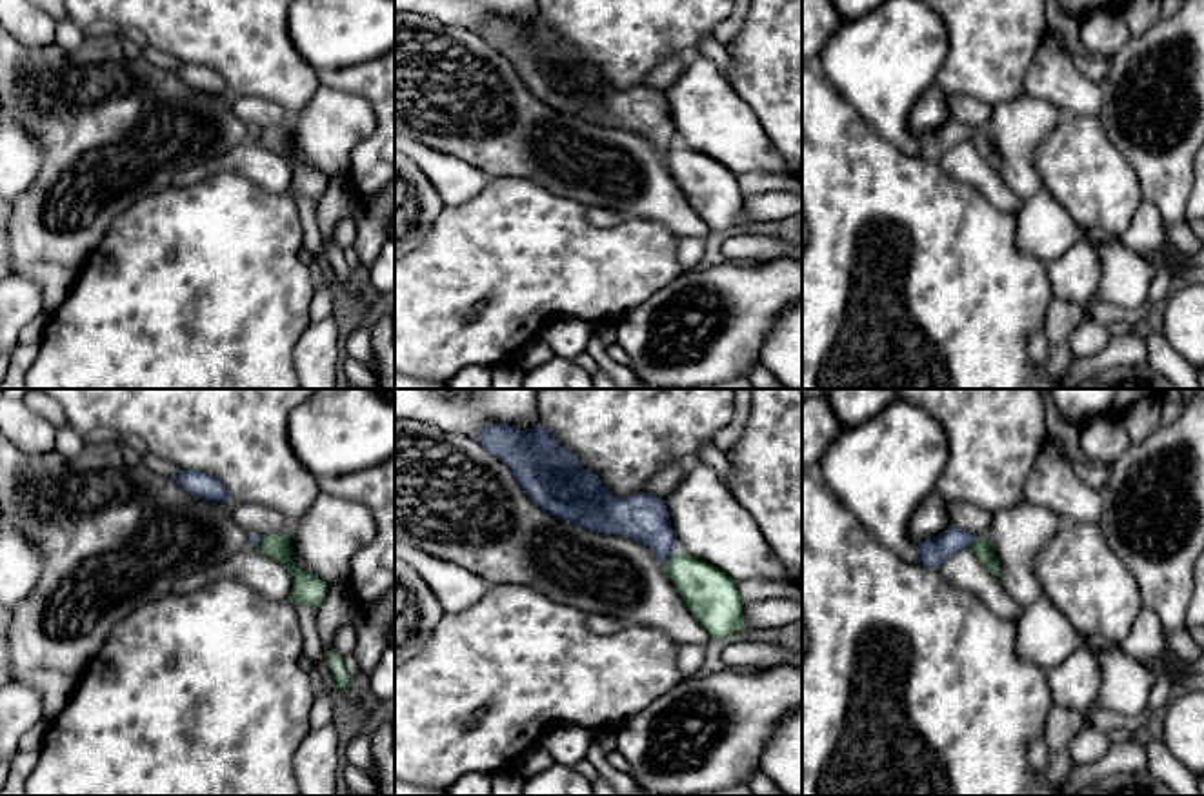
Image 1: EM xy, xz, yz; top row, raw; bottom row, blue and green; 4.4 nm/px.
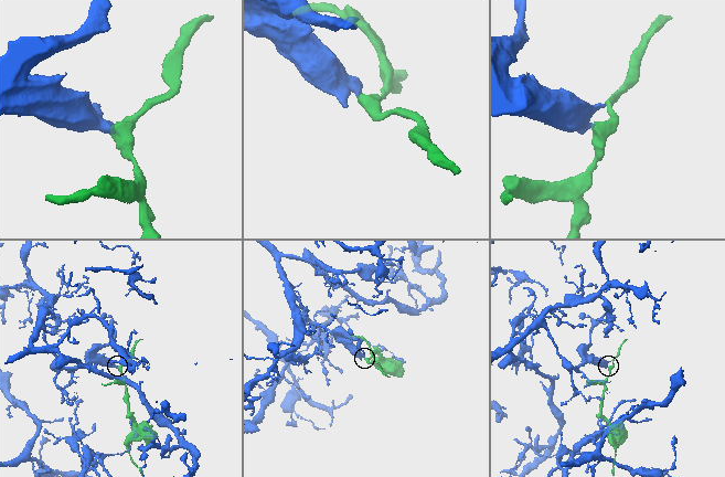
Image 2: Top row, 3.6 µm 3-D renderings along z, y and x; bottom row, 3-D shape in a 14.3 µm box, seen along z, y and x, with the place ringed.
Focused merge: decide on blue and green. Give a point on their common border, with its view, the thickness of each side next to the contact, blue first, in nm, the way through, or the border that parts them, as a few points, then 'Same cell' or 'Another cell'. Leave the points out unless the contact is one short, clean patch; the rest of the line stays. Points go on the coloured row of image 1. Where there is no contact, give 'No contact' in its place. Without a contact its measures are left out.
Touches blue at xz (668, 557). Thickness 220 nm (blue) against 220 nm. Boundary: xz (677, 549), (662, 564). Another cell

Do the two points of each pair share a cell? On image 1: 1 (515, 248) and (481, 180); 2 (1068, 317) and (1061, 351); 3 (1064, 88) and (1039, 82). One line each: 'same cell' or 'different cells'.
1: different cells
2: same cell
3: same cell

